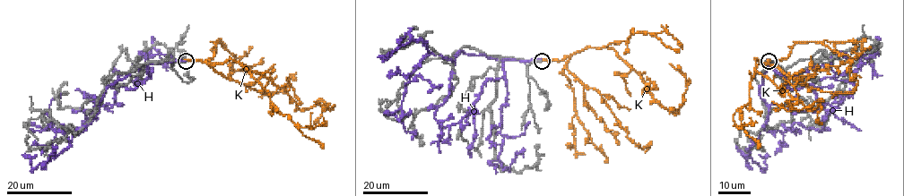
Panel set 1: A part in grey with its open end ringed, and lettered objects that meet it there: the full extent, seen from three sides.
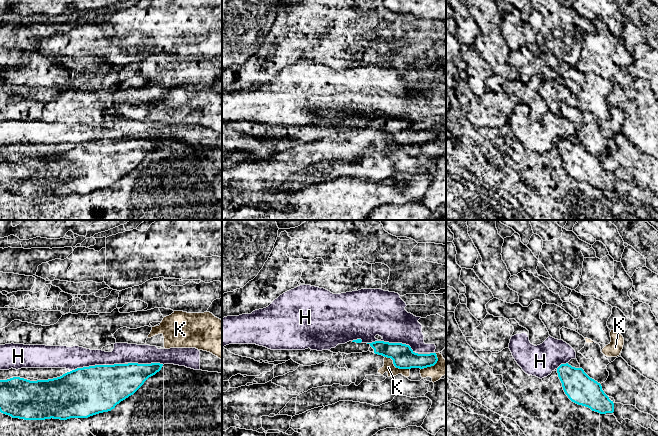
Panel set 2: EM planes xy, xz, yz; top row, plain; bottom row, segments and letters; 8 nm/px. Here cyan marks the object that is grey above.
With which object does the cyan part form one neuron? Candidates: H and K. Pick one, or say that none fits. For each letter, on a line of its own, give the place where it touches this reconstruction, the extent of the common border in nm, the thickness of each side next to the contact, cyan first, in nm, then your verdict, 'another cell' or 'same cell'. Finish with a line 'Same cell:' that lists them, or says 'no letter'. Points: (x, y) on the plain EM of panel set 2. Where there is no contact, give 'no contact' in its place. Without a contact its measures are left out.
H: meets cyan in xy at (97, 141); contact 440 nm long; 400 nm thick on the cyan side, 180 nm on the other; another cell
K: meets cyan in xz at (396, 143); contact 220 nm long; 180 nm thick on the cyan side, 90 nm on the other; another cell
Same cell: no letter

